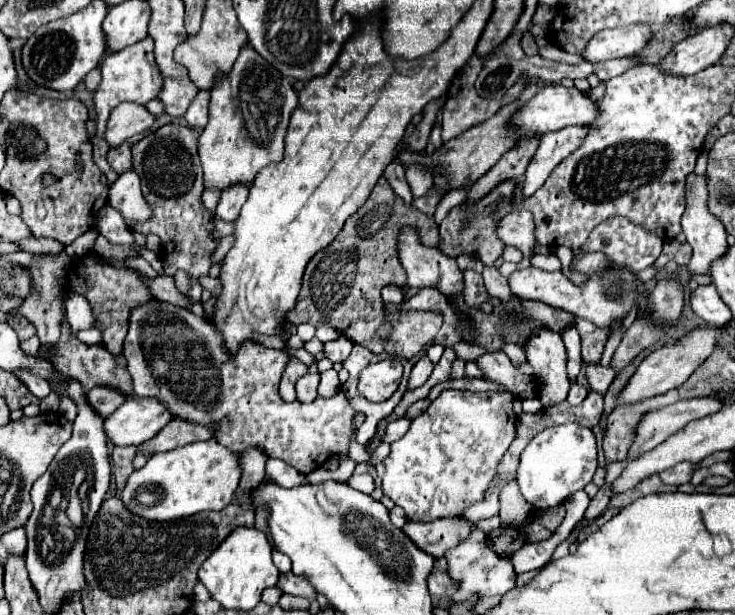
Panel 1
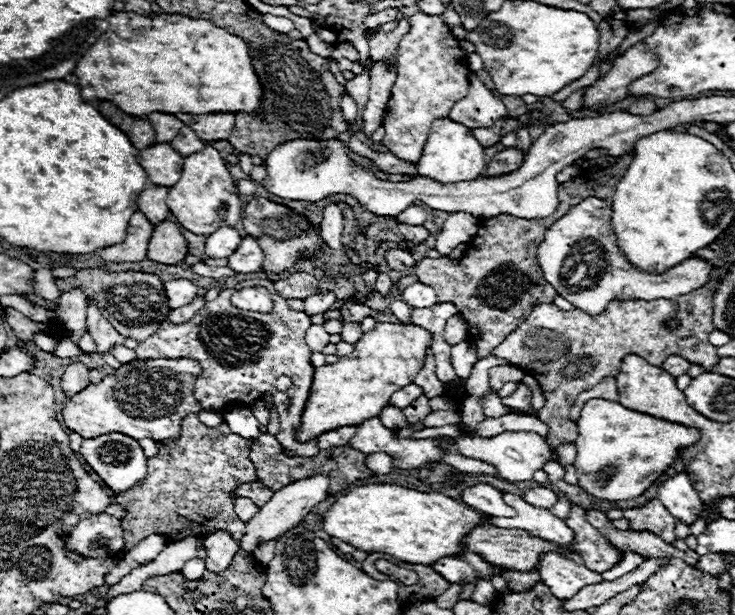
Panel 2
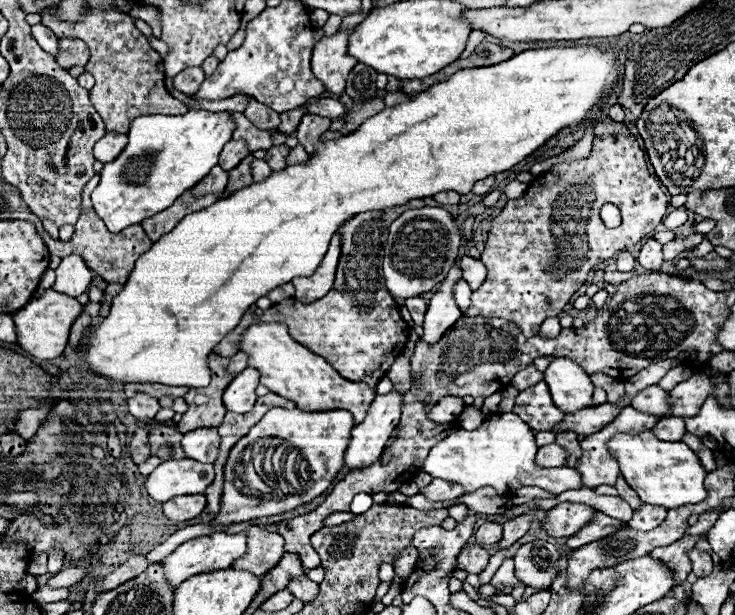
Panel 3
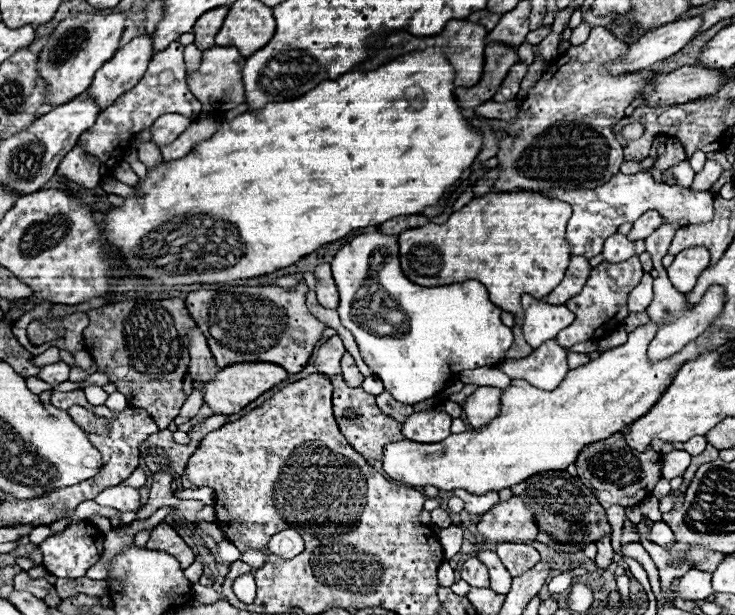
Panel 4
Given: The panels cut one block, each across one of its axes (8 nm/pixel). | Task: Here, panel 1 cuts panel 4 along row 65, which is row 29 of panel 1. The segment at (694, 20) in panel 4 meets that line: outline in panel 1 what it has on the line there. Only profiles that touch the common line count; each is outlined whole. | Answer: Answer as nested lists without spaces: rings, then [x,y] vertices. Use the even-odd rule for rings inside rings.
[[[632,24],[626,28],[602,30],[594,34],[582,56],[590,62],[634,56],[652,40],[652,36],[654,32],[648,24]]]

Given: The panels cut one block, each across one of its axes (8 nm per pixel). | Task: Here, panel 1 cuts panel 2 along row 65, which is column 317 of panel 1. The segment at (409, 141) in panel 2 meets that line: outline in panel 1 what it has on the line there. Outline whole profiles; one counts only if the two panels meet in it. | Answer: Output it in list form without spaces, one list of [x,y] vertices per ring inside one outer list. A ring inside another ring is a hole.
[[[152,298],[130,310],[130,328],[124,340],[122,354],[128,362],[128,372],[134,380],[136,396],[160,398],[174,416],[194,420],[198,424],[218,424],[220,434],[216,434],[216,440],[222,446],[230,448],[234,454],[254,446],[264,450],[272,458],[282,458],[298,472],[308,474],[316,468],[322,468],[328,458],[340,452],[348,452],[354,410],[350,408],[342,391],[338,391],[332,398],[316,398],[310,404],[284,402],[278,394],[282,370],[290,360],[300,360],[304,364],[314,362],[314,354],[306,352],[304,348],[274,350],[246,340],[236,354],[230,354],[214,322],[204,320],[186,308]]]

